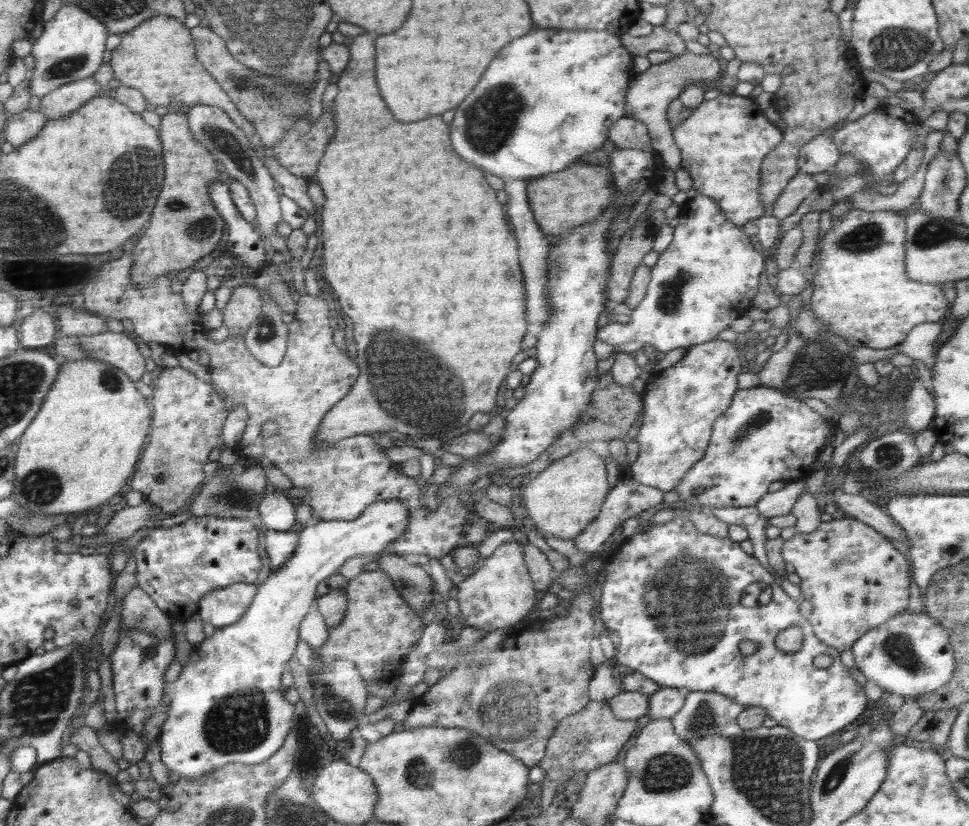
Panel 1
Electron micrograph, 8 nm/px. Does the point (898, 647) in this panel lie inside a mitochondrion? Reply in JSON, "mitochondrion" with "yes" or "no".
{"mitochondrion":"yes"}

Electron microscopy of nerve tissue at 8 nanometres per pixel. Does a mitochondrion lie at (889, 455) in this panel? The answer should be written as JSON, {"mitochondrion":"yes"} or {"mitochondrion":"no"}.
{"mitochondrion":"yes"}

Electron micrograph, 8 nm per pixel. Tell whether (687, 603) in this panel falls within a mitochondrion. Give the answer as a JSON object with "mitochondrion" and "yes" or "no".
{"mitochondrion":"yes"}

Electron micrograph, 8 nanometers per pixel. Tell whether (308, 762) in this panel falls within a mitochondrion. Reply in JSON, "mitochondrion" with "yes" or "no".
{"mitochondrion":"no"}

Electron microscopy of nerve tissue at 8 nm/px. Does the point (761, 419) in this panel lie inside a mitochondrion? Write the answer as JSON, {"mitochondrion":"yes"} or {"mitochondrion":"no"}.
{"mitochondrion":"yes"}

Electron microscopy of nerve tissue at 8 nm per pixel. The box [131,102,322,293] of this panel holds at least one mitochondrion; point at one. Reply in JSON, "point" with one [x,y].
{"point":[222,138]}

